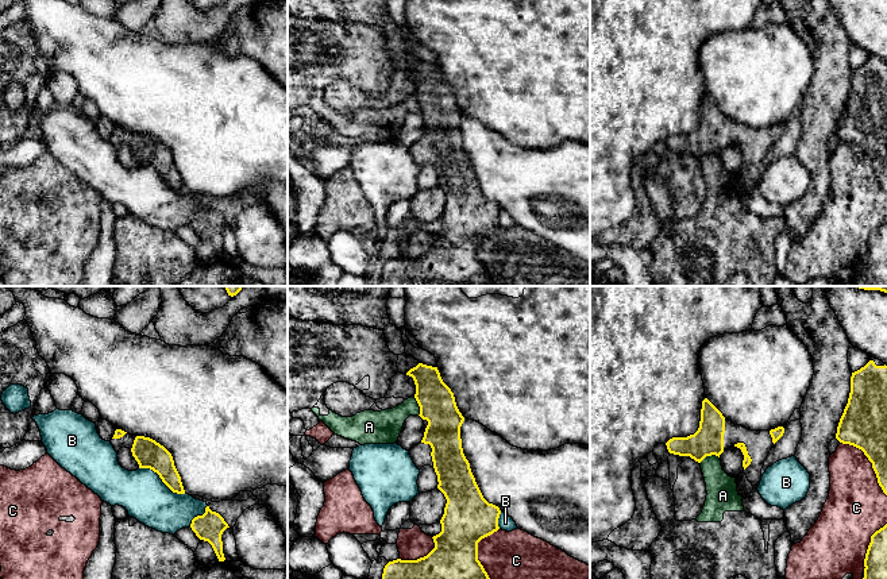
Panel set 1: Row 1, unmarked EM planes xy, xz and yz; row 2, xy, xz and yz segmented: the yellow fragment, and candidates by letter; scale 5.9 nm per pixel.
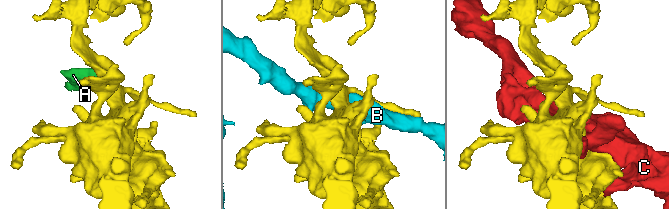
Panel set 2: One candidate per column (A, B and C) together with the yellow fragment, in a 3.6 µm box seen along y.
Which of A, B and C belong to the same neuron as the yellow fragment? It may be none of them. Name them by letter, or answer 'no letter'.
no letter

